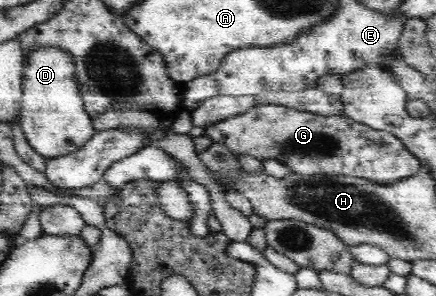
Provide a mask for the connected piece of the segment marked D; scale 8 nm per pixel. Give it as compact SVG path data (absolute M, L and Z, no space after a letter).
M51 45L34 50L25 61L19 118L28 143L45 160L78 151L95 130L83 105L71 53Z

